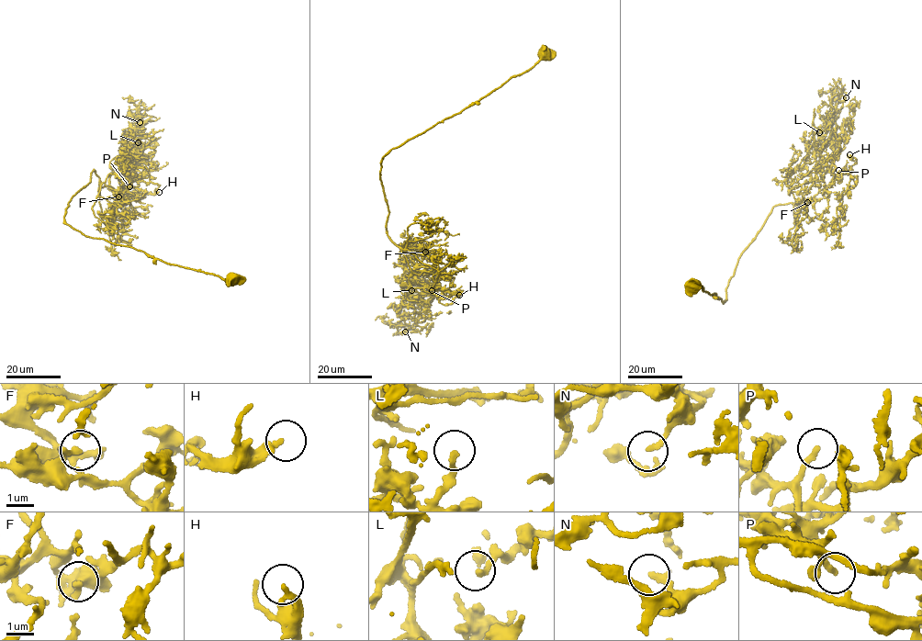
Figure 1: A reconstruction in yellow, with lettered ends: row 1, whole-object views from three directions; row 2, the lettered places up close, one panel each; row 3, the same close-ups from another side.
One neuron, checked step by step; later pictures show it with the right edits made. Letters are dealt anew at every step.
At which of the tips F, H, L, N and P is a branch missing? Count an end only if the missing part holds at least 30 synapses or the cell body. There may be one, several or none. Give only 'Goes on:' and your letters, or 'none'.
Goes on: P

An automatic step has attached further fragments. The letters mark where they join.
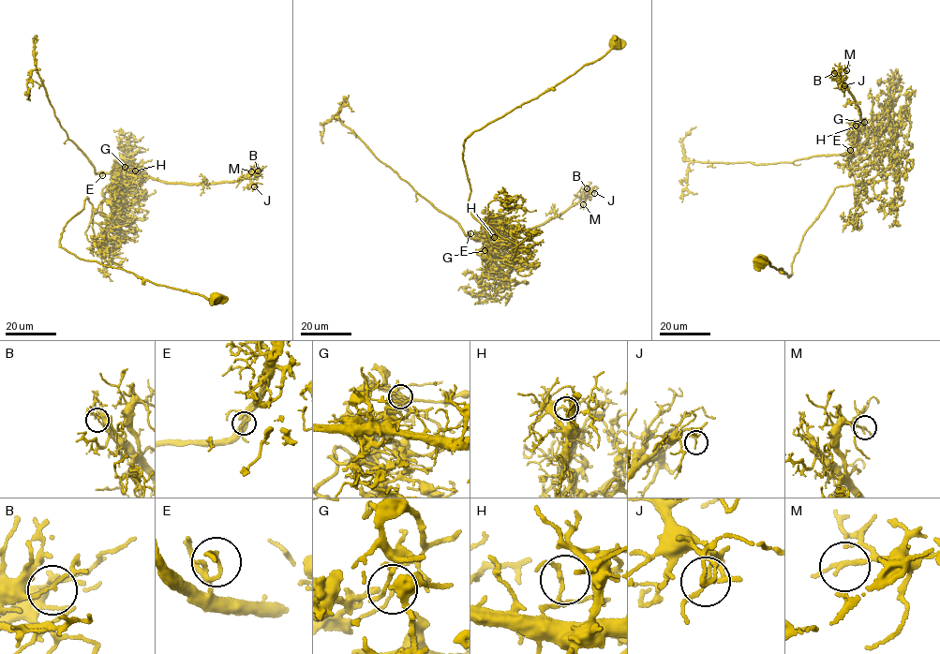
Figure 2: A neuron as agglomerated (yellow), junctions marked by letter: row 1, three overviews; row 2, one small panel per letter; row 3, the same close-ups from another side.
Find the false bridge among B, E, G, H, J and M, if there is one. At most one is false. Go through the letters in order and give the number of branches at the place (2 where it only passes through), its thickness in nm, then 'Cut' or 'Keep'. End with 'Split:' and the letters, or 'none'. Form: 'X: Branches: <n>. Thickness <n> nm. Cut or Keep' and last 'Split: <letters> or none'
B: Branches: 2. Thickness 110 nm. Keep
E: Branches: 2. Thickness 130 nm. Keep
G: Branches: 2. Thickness 100 nm. Cut
H: Branches: 3. Thickness 120 nm. Keep
J: Branches: 2. Thickness 130 nm. Keep
M: Branches: 2. Thickness 170 nm. Keep
Split: G

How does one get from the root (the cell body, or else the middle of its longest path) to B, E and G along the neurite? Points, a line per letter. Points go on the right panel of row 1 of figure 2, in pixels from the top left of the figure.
B: (760, 263), (788, 277), (803, 234), (834, 189), (851, 185), (858, 197), (848, 153), (861, 112), (834, 73)
E: (760, 263), (788, 277), (803, 234), (834, 189), (851, 185), (858, 197), (848, 157), (854, 141), (850, 150)
G: (760, 263), (788, 277), (803, 234), (834, 189), (875, 176), (881, 144), (864, 122)

